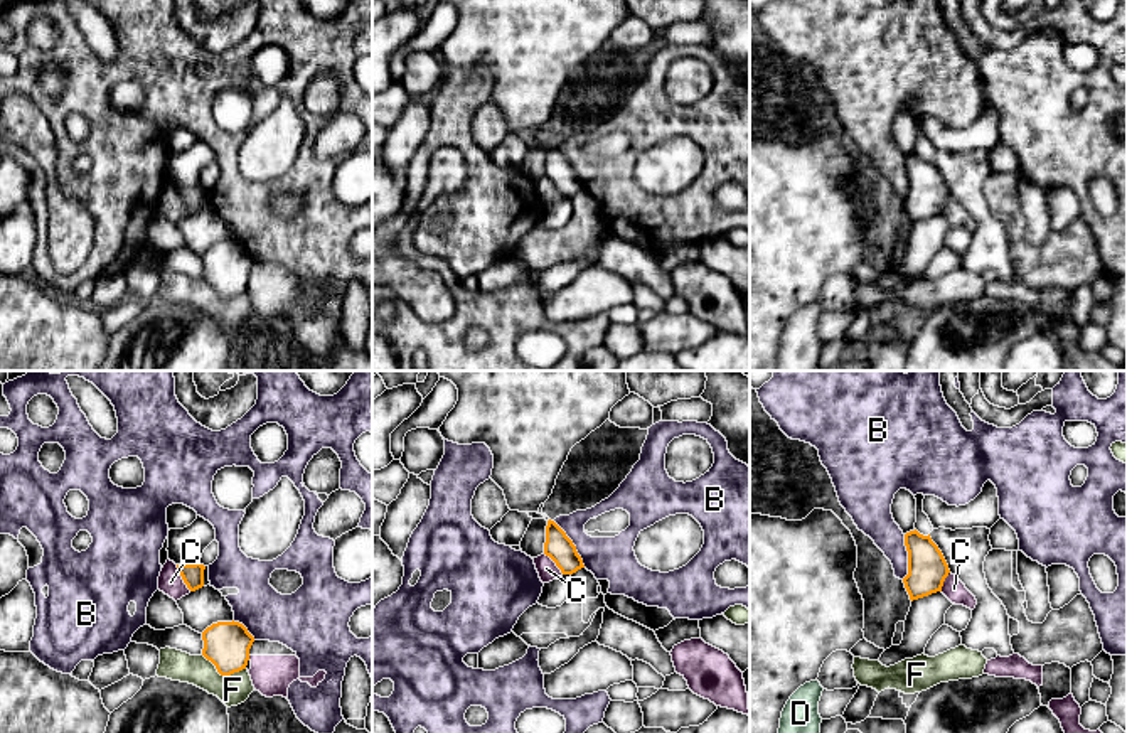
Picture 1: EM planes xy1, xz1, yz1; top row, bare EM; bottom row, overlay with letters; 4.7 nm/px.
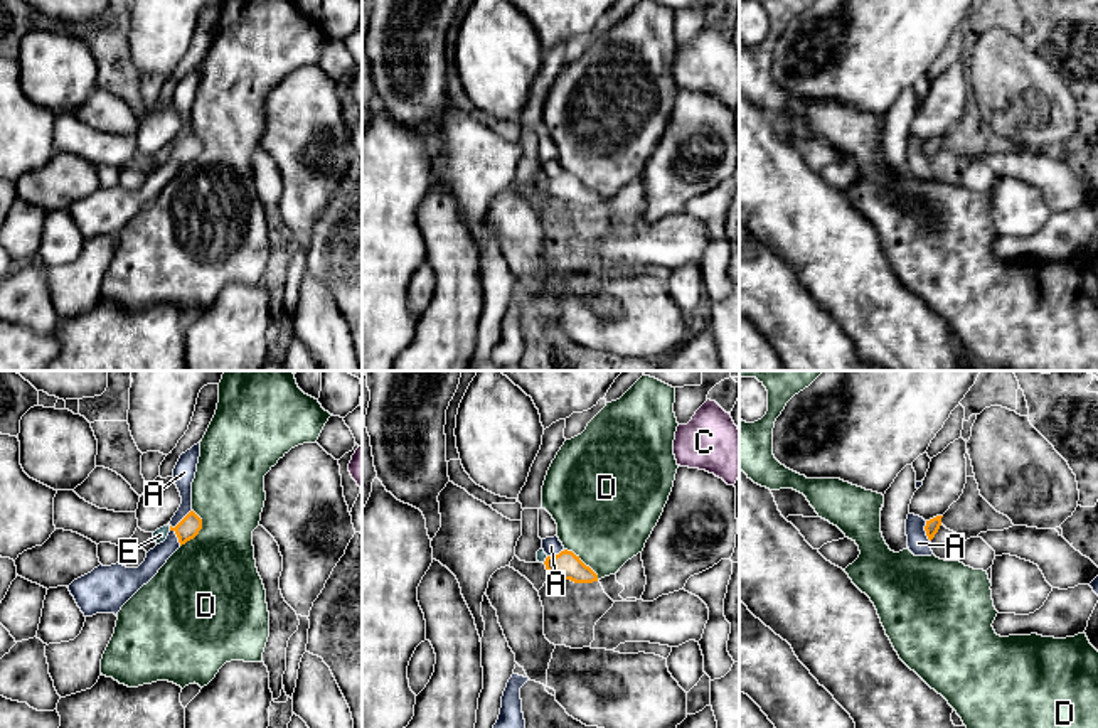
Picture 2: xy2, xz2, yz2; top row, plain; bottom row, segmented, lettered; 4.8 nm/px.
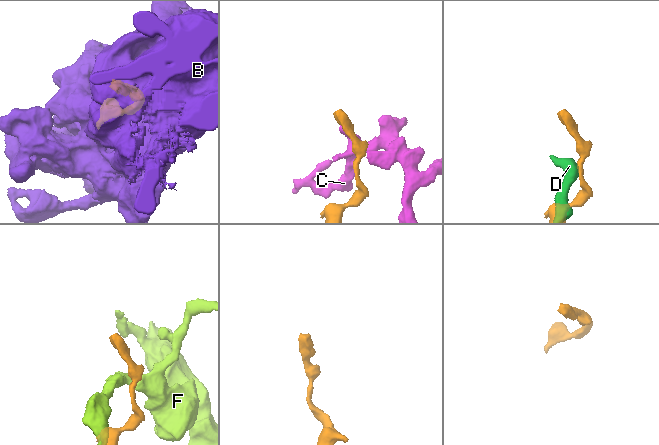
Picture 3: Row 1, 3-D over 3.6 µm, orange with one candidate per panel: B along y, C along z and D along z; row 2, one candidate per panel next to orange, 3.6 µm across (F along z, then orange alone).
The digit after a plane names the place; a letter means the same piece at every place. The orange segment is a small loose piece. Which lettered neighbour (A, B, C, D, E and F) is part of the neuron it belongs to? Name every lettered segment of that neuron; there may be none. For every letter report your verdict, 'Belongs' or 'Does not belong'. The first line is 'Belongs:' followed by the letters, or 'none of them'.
Belongs: E
A: Does not belong
B: Does not belong
C: Does not belong
D: Does not belong
E: Belongs
F: Does not belong

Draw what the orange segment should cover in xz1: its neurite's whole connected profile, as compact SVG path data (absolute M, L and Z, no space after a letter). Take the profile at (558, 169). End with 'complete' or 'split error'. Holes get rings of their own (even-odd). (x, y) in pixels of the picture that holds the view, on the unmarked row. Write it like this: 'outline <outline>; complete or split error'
outline M547 143L544 177L549 179L563 197L573 197L585 190L581 179L576 174L573 163L566 155L554 145Z; complete

